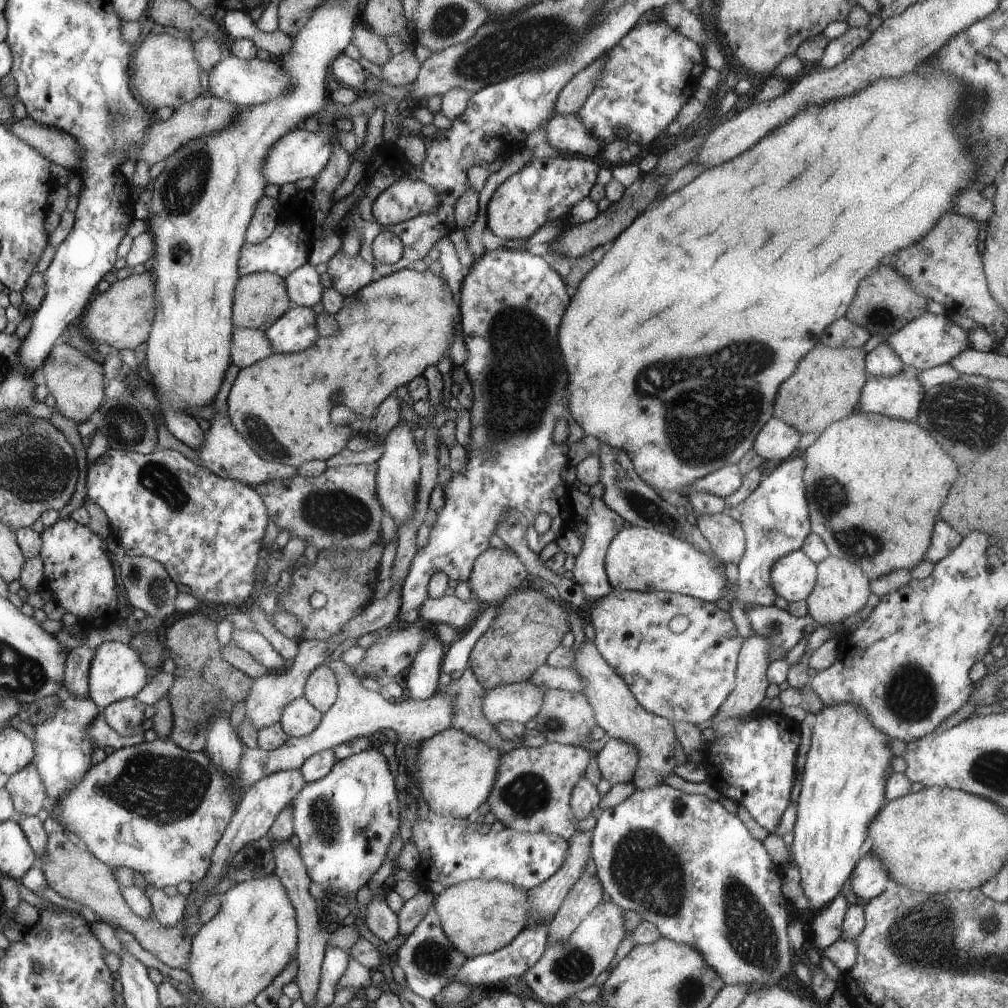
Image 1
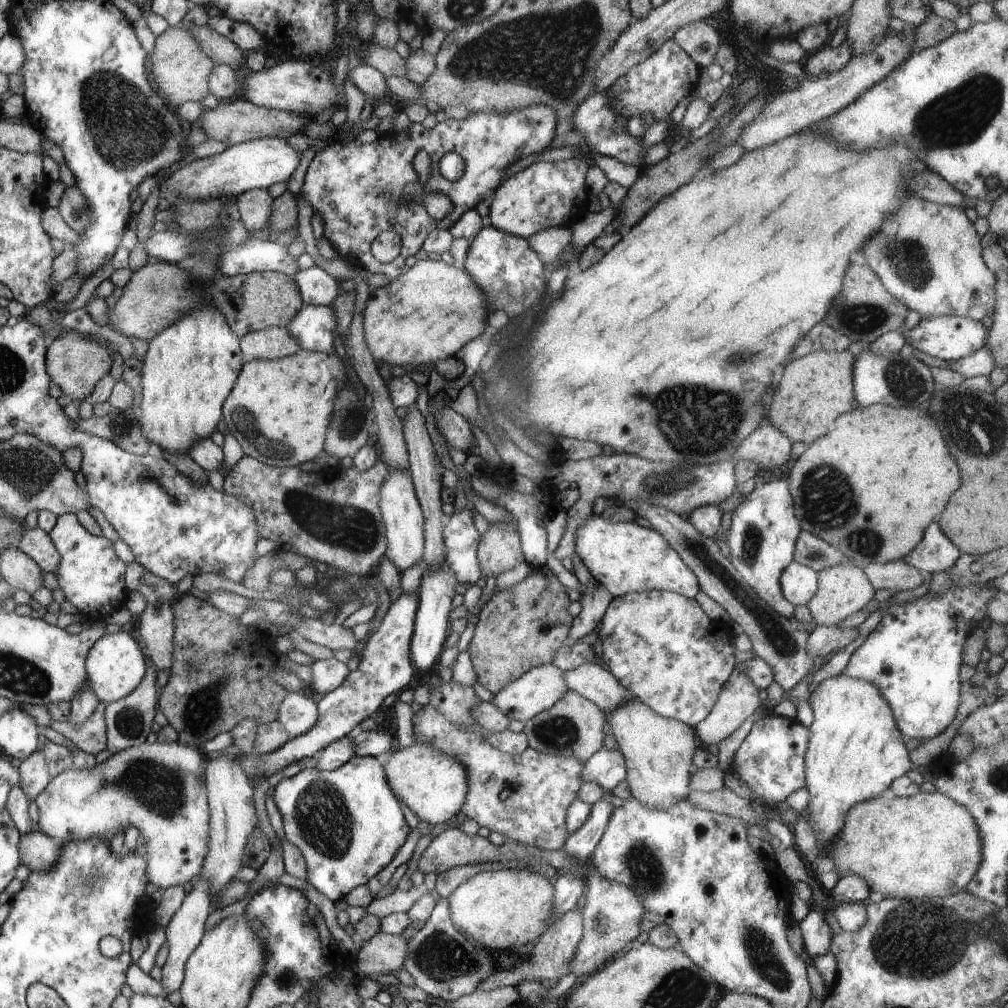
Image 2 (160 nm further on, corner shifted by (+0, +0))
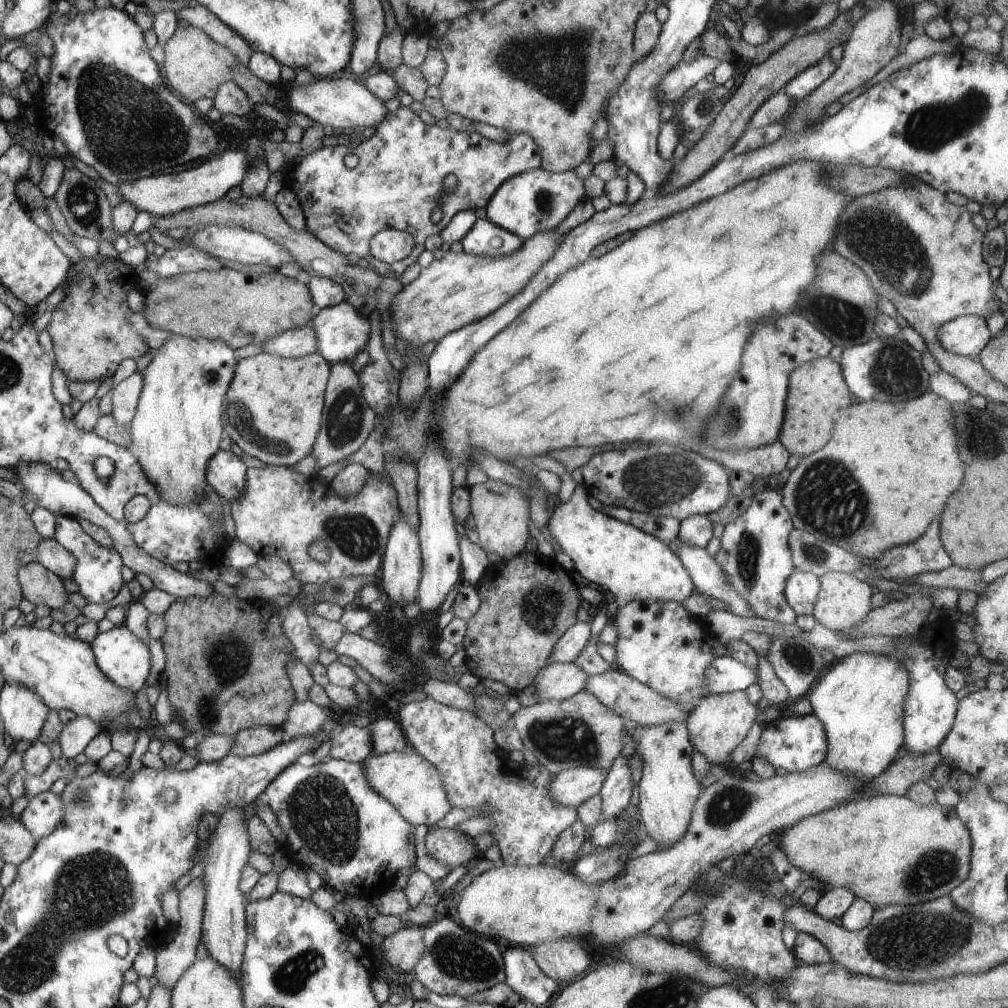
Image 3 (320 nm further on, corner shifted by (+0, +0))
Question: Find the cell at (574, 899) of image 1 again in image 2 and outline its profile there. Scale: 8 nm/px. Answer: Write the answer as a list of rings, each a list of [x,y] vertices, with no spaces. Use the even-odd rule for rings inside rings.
[[[582,904],[576,906],[574,910],[566,912],[566,914],[555,921],[550,928],[540,936],[540,939],[536,941],[532,958],[528,958],[528,960],[524,959],[524,962],[522,962],[520,966],[516,966],[516,968],[512,968],[512,970],[503,971],[497,969],[495,972],[492,972],[486,980],[482,980],[482,984],[478,984],[476,991],[492,991],[502,987],[515,986],[526,979],[560,981],[562,977],[570,975],[570,962],[572,962],[574,952],[576,952],[576,948],[578,948],[578,942],[582,940],[583,936],[584,914],[582,914],[582,909]]]

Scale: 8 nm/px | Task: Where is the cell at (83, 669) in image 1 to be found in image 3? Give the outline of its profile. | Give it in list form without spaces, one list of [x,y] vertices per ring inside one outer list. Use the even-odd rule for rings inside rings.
[[[78,717],[63,725],[59,736],[60,750],[69,760],[82,754],[90,740],[100,734],[101,728],[88,717]]]

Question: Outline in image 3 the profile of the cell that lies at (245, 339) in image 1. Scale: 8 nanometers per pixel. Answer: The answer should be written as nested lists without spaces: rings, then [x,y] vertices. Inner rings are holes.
[[[312,325],[283,332],[262,343],[262,352],[281,357],[301,357],[317,352]]]

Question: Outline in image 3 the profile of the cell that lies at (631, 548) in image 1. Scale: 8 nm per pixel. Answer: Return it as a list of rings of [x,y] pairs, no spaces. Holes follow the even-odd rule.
[[[578,483],[567,502],[552,505],[546,526],[562,552],[574,562],[574,569],[590,586],[604,586],[610,590],[619,606],[648,599],[681,603],[693,593],[695,586],[689,572],[667,544],[605,515],[587,496],[583,483]]]

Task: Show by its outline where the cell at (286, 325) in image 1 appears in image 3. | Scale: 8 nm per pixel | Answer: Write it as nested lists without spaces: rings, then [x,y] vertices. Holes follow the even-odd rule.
[[[346,300],[333,307],[319,310],[310,325],[317,338],[317,352],[332,363],[345,363],[352,360],[368,344],[368,334],[370,334],[368,317]]]

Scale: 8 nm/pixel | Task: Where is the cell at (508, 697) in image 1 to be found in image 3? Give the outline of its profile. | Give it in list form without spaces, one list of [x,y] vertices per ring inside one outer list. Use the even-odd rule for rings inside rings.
[[[554,663],[540,669],[532,680],[535,695],[542,701],[570,698],[584,691],[590,675],[576,663]]]

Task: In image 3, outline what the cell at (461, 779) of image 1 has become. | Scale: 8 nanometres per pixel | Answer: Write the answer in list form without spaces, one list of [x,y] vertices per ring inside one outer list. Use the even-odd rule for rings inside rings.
[[[408,752],[372,753],[361,763],[365,779],[374,792],[380,793],[398,812],[414,826],[430,826],[442,820],[452,808],[438,769],[421,754]]]

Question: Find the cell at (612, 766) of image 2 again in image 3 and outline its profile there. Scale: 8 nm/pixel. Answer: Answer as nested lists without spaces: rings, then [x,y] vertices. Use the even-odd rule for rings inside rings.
[[[590,767],[564,769],[551,776],[547,790],[556,803],[577,810],[582,803],[599,794],[607,772]]]

